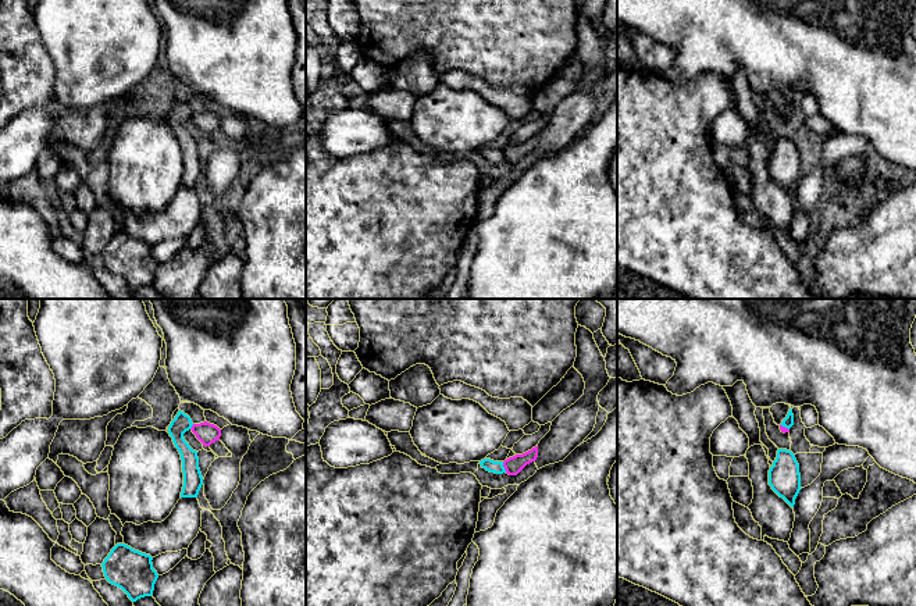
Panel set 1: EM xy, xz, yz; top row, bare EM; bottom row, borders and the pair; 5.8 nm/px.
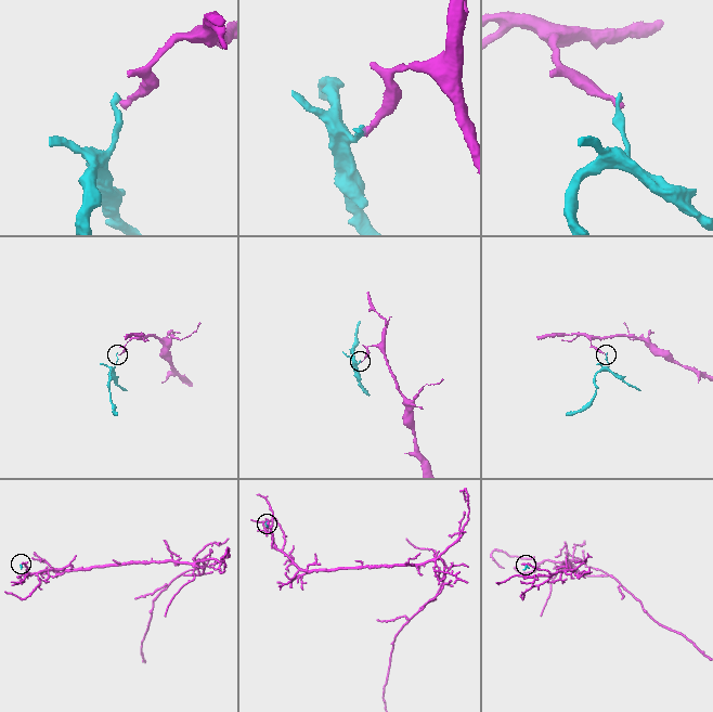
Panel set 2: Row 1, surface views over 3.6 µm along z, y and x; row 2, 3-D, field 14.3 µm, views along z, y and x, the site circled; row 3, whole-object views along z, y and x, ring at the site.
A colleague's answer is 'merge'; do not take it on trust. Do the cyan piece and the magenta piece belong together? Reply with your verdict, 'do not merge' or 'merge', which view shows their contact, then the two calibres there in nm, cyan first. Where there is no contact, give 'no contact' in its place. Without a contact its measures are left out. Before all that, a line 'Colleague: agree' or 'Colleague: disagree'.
Colleague: disagree
do not merge | xz | 70/100 nm

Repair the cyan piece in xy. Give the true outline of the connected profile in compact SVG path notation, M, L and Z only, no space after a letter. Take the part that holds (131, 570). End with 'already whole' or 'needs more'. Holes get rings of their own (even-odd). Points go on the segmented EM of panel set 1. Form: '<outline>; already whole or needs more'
M117 543L101 563L106 580L121 588L132 602L152 596L158 578L153 568L153 557L132 549L125 543Z; already whole

